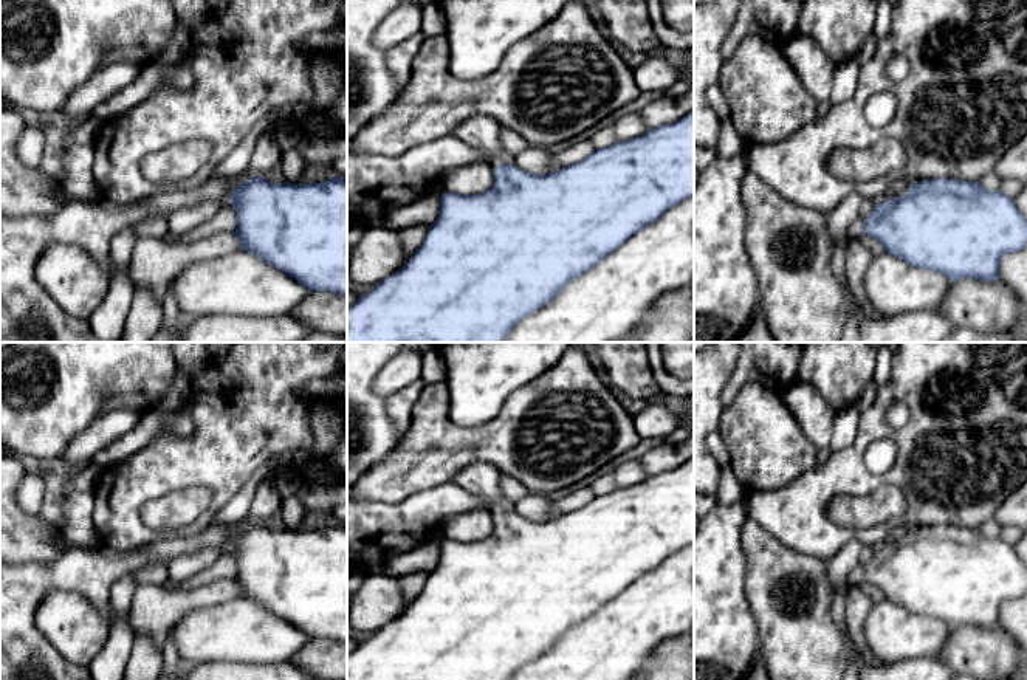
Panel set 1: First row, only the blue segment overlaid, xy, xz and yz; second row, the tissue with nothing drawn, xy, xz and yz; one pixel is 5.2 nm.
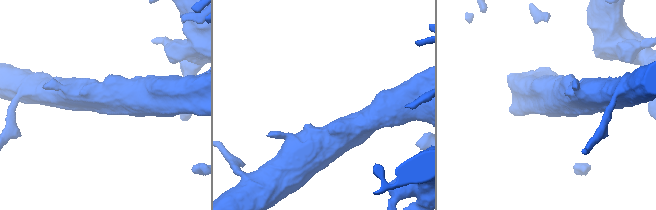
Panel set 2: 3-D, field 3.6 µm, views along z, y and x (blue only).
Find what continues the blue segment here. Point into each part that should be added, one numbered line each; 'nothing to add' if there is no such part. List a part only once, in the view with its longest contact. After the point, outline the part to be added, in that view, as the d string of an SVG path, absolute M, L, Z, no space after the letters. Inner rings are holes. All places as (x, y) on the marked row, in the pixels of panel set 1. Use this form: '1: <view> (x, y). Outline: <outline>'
1: xz (482, 133). Outline: M483 115L466 118L452 136L463 141L471 149L480 152L489 166L510 164L513 156L507 155L500 143L502 125Z

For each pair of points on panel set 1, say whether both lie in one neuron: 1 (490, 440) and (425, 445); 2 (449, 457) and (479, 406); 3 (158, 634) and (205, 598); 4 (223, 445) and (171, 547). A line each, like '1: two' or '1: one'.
1: one
2: two
3: one
4: two

